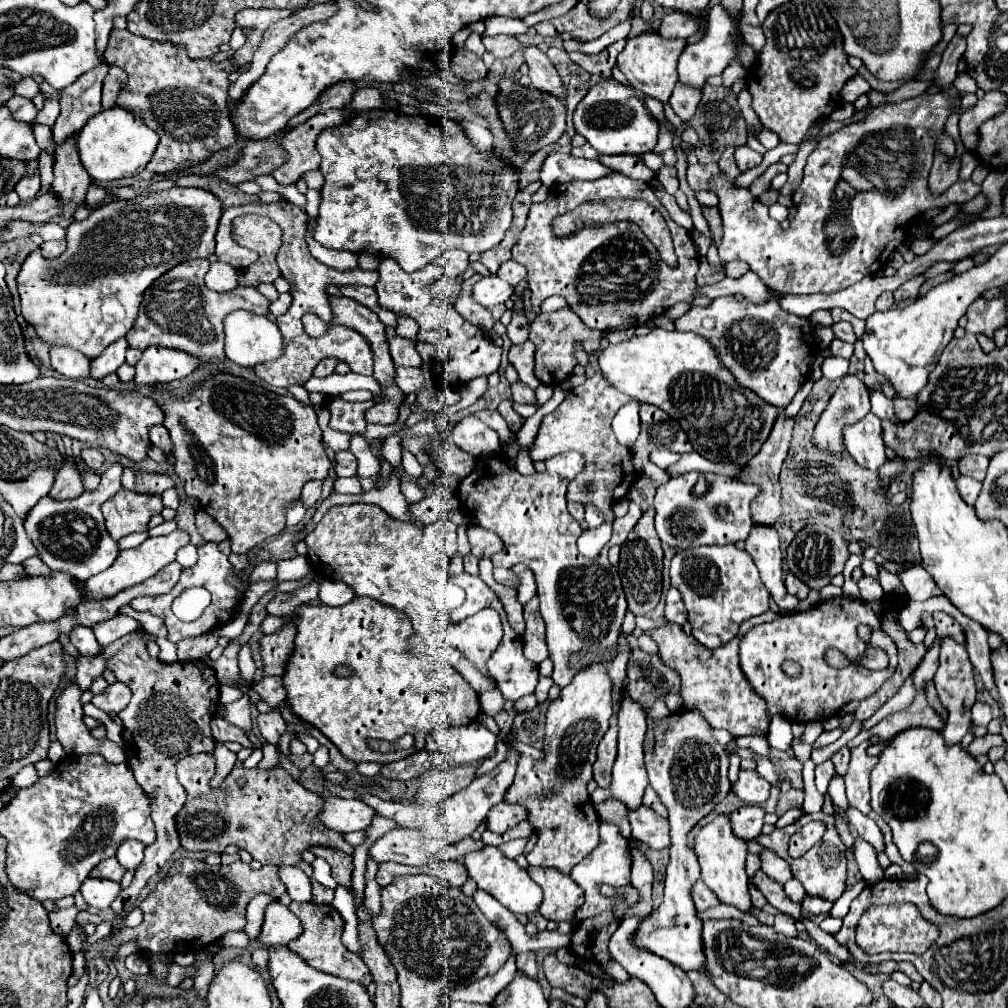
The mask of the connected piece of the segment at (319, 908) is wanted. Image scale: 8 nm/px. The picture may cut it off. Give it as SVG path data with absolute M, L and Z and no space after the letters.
M291 903L289 905L291 913L299 917L299 921L303 923L303 933L301 937L297 937L295 941L289 943L289 949L293 953L297 953L307 965L315 967L317 971L323 971L323 973L331 973L335 977L345 977L345 979L351 979L355 983L361 983L361 985L369 985L373 979L371 979L371 973L369 973L369 967L365 965L365 961L347 951L345 945L341 943L341 933L343 933L343 919L339 915L339 911L333 907L333 905L317 905L317 903Z

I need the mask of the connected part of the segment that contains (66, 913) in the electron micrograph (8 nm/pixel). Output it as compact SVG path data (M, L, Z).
M69 907L69 909L59 909L55 913L49 913L49 921L51 921L51 931L65 937L73 925L75 925L75 917L77 917L79 909L77 907Z

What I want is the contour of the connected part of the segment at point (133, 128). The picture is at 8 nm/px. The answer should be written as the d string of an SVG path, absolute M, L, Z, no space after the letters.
M121 107L97 113L77 135L77 151L81 165L85 167L89 177L99 183L139 175L151 159L153 151L157 149L157 143L157 133L153 133L141 119L133 117Z

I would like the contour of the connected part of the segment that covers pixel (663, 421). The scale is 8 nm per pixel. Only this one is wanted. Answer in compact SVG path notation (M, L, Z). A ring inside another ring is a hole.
M641 405L641 433L631 447L633 463L643 471L643 461L655 449L669 449L673 453L689 453L693 447L675 419L653 405Z

